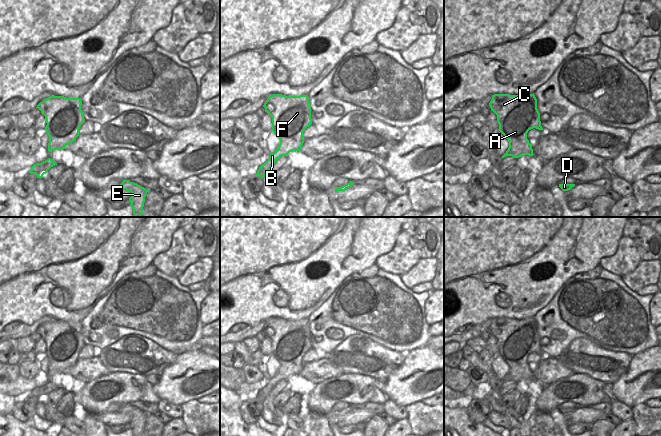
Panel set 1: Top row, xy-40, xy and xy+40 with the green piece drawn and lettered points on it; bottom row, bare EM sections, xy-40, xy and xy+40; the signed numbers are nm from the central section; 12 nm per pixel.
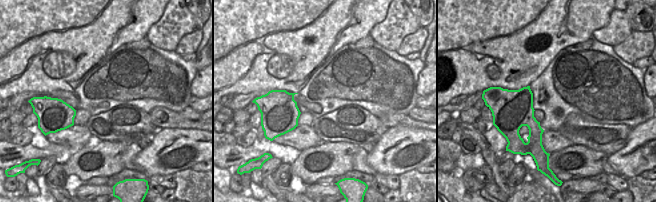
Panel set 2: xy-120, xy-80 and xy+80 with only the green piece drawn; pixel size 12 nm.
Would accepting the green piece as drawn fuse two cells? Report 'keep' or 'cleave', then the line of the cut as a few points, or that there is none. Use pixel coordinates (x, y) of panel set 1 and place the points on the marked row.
cleave; cut xy (278, 148), (283, 155)

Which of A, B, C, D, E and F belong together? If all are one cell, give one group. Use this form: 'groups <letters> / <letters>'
groups A C D E F / B

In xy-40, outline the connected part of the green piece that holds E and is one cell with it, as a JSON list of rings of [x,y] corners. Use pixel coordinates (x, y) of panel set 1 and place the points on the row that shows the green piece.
[[[123,180],[117,189],[130,191],[132,193],[129,201],[133,209],[133,214],[135,217],[141,217],[143,213],[145,197],[149,190],[146,190],[144,187],[138,185],[137,183],[130,182],[129,180]]]

